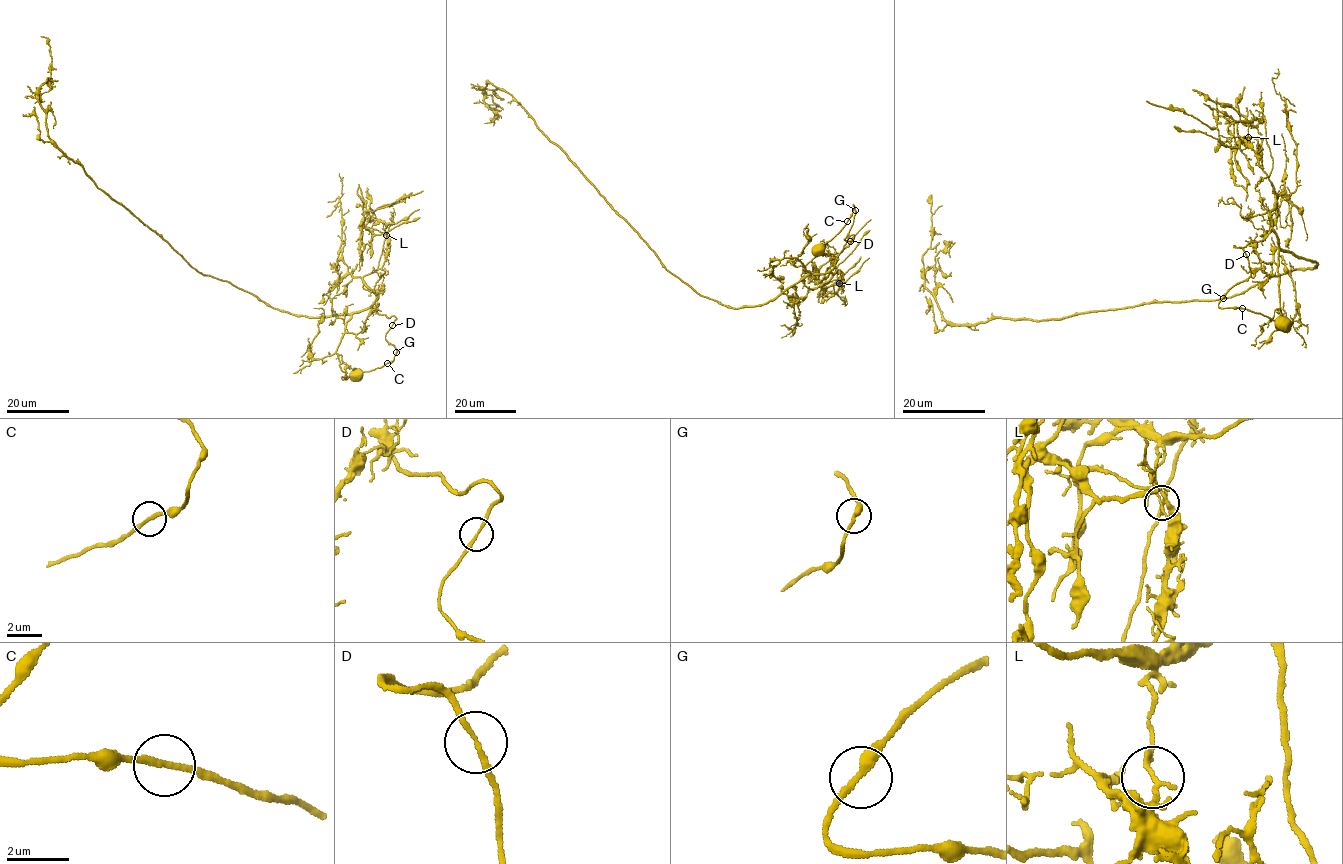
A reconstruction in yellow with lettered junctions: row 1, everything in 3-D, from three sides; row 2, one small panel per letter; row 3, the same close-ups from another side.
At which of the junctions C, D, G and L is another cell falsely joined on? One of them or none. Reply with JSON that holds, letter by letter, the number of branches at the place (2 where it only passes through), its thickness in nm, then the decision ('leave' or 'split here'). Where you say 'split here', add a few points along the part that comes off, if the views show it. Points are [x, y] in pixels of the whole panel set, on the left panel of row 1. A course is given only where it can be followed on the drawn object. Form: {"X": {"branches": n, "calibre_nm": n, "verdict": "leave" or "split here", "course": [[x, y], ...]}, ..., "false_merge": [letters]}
{"C": {"branches": 2, "calibre_nm": 190, "verdict": "leave"}, "D": {"branches": 2, "calibre_nm": 160, "verdict": "leave"}, "G": {"branches": 2, "calibre_nm": 280, "verdict": "leave"}, "L": {"branches": 2, "calibre_nm": 130, "verdict": "split here", "course": [[386, 235], [385, 224], [376, 220], [368, 221], [368, 212], [362, 227], [364, 213], [422, 190]]}, "false_merge": ["L"]}

